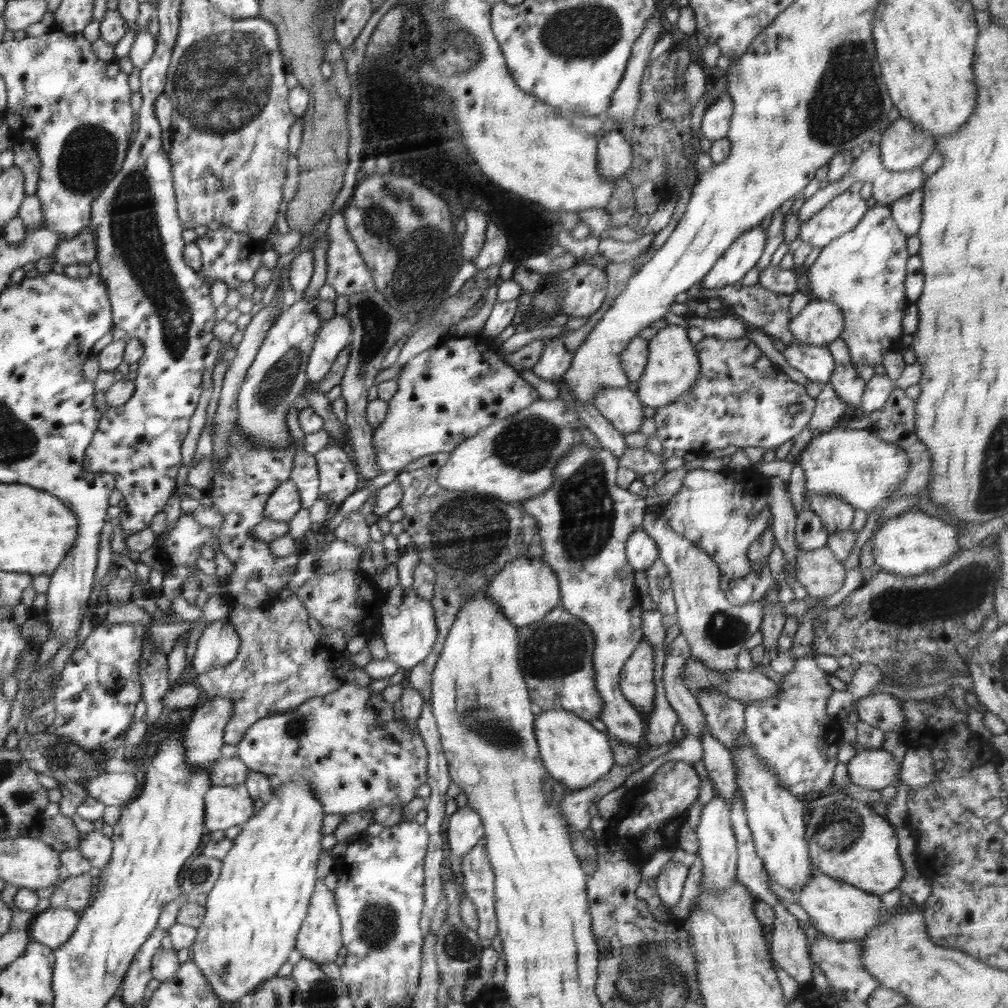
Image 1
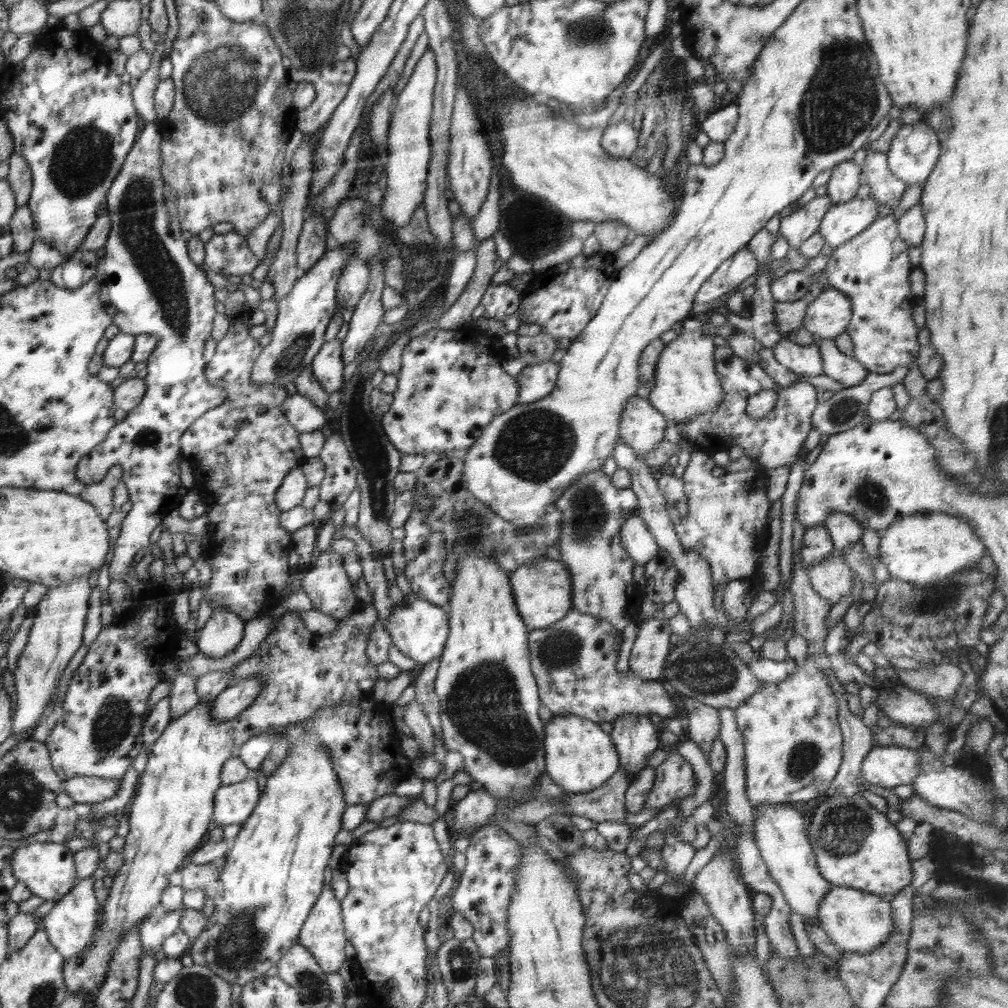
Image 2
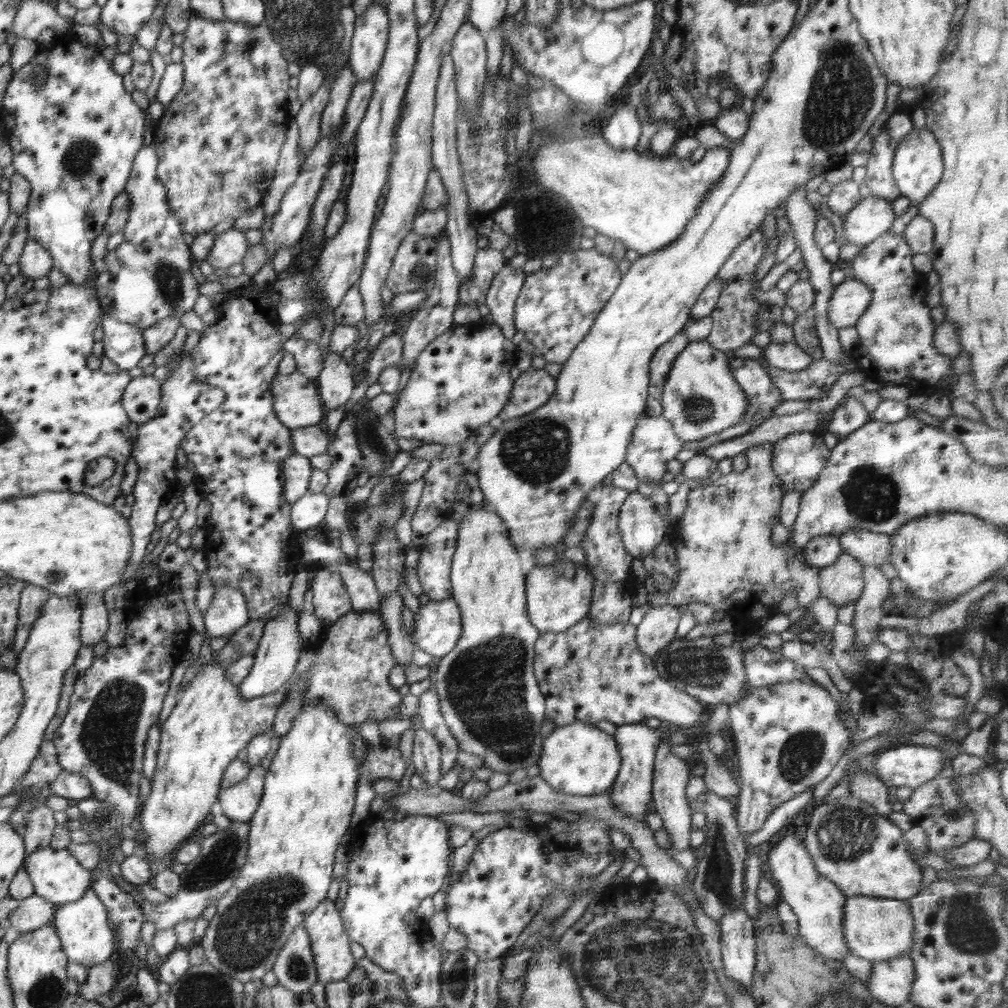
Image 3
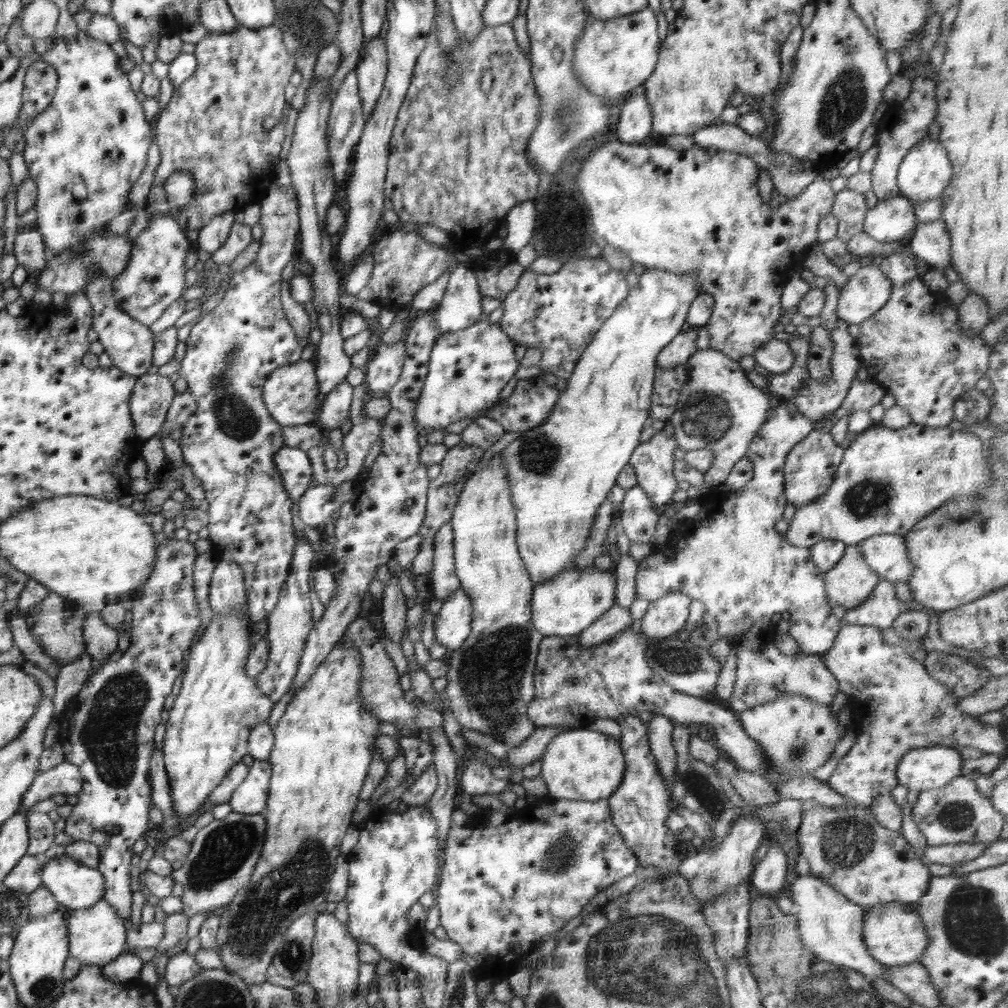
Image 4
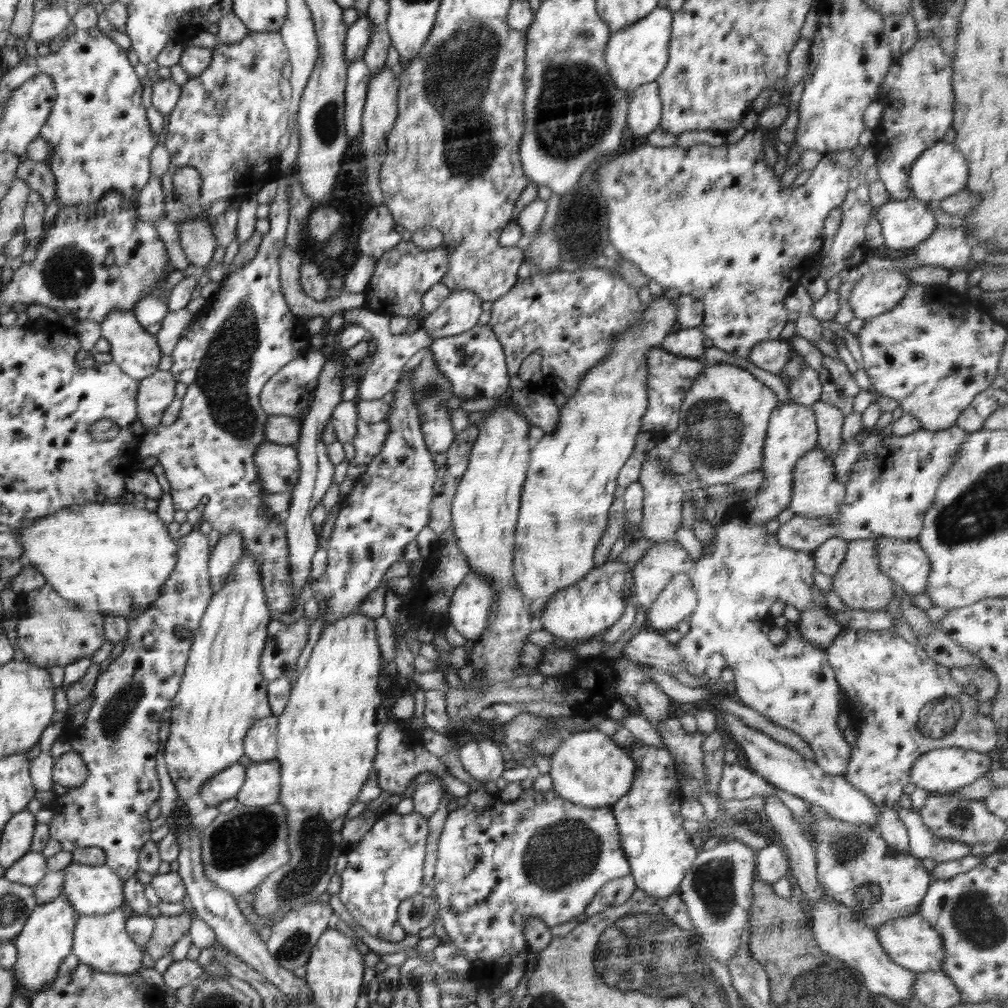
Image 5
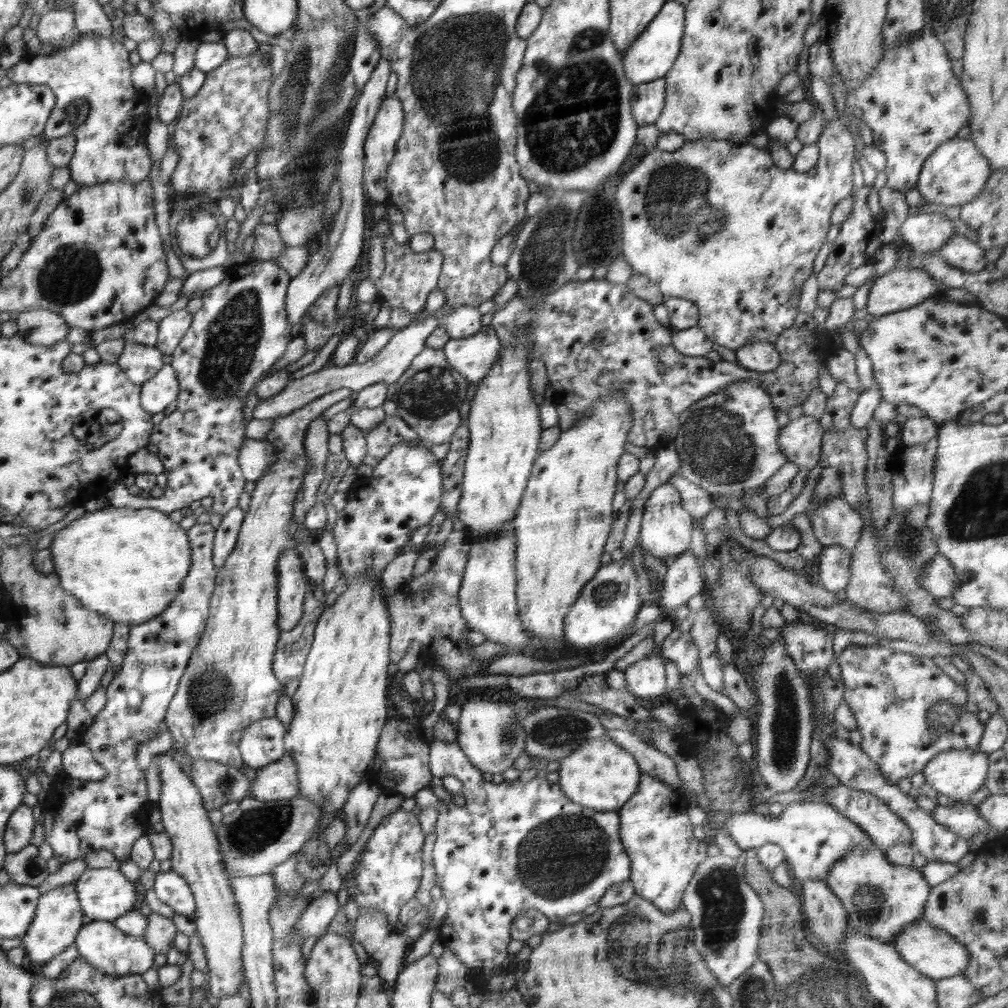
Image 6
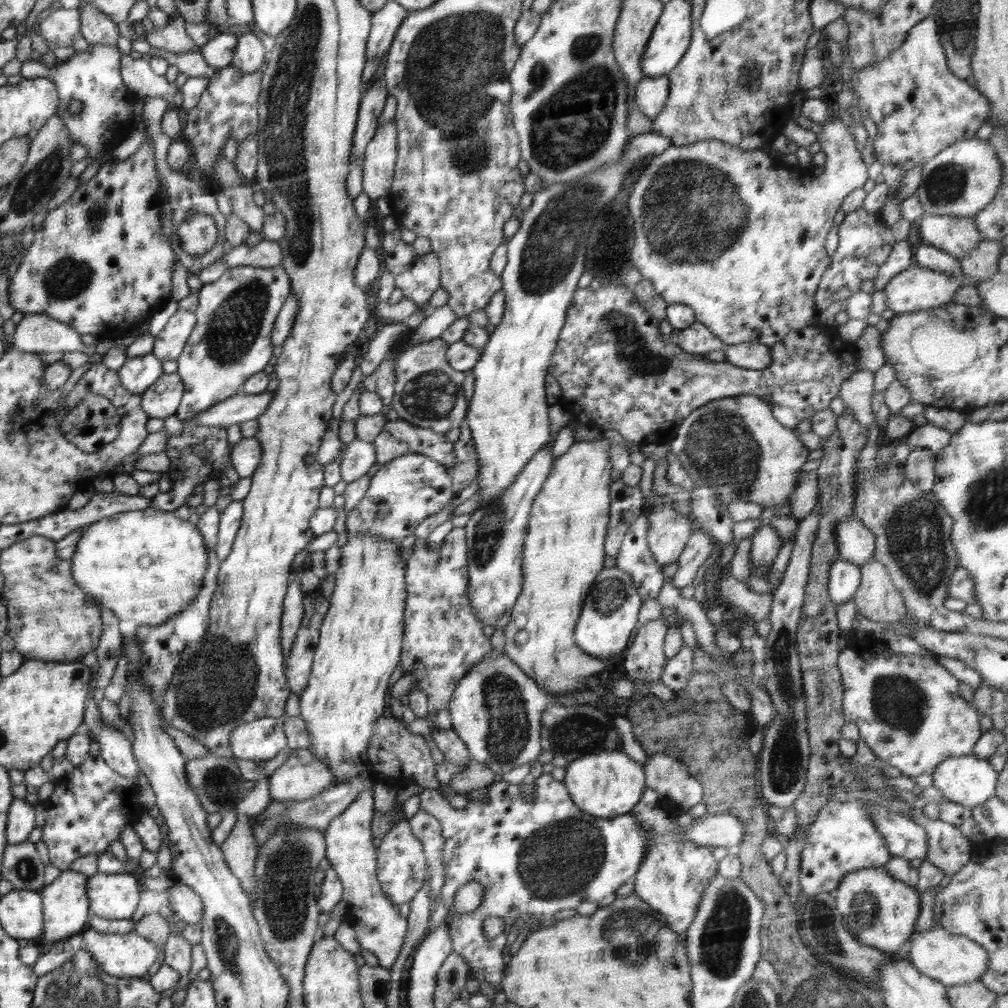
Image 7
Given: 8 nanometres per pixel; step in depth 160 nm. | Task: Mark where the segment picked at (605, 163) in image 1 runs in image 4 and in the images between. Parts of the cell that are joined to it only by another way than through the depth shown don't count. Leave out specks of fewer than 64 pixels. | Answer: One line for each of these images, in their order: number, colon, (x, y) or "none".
2: (620, 141)
3: (623, 131)
4: (635, 122)

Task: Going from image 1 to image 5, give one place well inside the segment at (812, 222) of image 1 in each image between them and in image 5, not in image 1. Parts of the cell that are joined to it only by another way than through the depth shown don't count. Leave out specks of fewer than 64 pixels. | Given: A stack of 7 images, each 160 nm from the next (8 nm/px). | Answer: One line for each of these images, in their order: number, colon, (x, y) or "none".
2: (843, 221)
3: (872, 216)
4: (892, 220)
5: (904, 224)

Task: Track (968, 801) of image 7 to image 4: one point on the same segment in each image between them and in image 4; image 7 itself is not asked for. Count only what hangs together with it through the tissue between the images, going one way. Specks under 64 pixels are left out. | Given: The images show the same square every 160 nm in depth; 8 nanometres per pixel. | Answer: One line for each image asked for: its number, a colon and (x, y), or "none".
4: (924, 768)
5: (943, 770)
6: (959, 773)

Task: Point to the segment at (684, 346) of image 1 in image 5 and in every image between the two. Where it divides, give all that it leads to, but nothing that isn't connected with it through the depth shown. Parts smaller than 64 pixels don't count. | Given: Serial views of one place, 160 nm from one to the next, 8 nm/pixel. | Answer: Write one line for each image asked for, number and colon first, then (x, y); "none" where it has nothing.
2: (686, 384)
3: (700, 397)
4: (719, 409)
5: (723, 420)

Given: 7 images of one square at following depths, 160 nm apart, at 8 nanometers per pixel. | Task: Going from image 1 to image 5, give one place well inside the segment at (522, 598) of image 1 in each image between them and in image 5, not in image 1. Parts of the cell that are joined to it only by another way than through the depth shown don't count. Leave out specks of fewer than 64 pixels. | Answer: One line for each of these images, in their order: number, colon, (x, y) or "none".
2: (542, 589)
3: (558, 595)
4: (571, 601)
5: (583, 611)

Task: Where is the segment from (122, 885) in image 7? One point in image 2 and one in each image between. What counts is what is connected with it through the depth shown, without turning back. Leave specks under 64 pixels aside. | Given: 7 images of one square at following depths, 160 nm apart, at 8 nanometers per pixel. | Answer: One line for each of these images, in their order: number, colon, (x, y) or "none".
2: (48, 868)
3: (58, 876)
4: (75, 886)
5: (93, 890)
6: (105, 894)

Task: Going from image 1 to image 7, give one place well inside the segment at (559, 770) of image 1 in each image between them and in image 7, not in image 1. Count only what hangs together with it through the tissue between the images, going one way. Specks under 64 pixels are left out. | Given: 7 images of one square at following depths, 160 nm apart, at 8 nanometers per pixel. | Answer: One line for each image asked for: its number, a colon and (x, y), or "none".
2: (579, 757)
3: (578, 759)
4: (582, 764)
5: (589, 769)
6: (599, 774)
7: (606, 784)

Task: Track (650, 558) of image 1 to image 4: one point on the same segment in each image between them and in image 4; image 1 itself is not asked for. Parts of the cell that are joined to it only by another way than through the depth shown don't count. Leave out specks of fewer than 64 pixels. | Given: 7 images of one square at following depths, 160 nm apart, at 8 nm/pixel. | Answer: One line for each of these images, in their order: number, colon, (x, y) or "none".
2: (636, 539)
3: (641, 528)
4: (638, 517)

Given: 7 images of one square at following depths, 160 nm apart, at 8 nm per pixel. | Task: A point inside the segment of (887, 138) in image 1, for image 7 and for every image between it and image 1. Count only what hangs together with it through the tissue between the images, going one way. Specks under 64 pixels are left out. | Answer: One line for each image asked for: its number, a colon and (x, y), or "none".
2: (914, 151)
3: (917, 167)
4: (925, 171)
5: (940, 171)
6: (955, 173)
7: (960, 181)

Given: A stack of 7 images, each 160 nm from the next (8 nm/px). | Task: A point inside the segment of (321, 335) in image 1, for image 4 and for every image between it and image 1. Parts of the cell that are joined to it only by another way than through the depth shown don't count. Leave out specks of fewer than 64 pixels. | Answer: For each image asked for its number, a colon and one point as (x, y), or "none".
2: (328, 368)
3: (335, 383)
4: (335, 408)

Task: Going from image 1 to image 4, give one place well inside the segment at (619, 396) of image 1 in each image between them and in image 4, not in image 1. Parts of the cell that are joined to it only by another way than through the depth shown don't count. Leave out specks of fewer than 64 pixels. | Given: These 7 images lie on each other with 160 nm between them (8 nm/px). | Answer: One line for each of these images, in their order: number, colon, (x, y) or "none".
2: (641, 426)
3: (653, 443)
4: (652, 461)

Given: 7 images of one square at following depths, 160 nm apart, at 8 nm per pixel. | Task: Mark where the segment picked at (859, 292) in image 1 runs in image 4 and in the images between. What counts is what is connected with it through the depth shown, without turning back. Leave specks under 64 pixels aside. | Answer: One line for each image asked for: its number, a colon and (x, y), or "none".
2: (873, 269)
3: (895, 332)
4: (913, 347)

